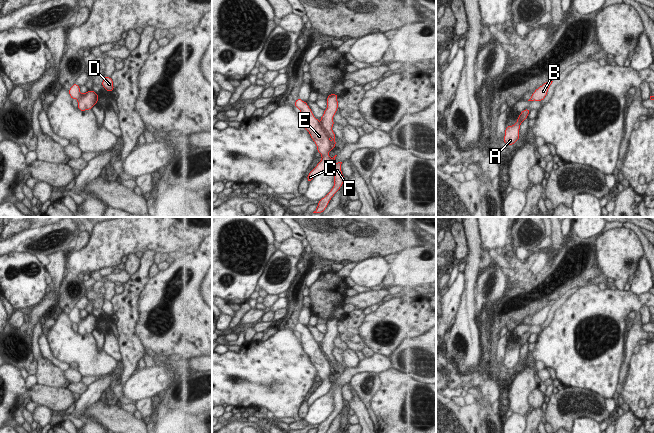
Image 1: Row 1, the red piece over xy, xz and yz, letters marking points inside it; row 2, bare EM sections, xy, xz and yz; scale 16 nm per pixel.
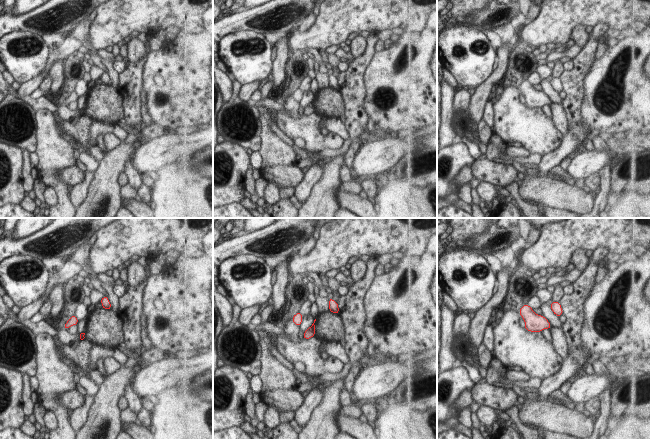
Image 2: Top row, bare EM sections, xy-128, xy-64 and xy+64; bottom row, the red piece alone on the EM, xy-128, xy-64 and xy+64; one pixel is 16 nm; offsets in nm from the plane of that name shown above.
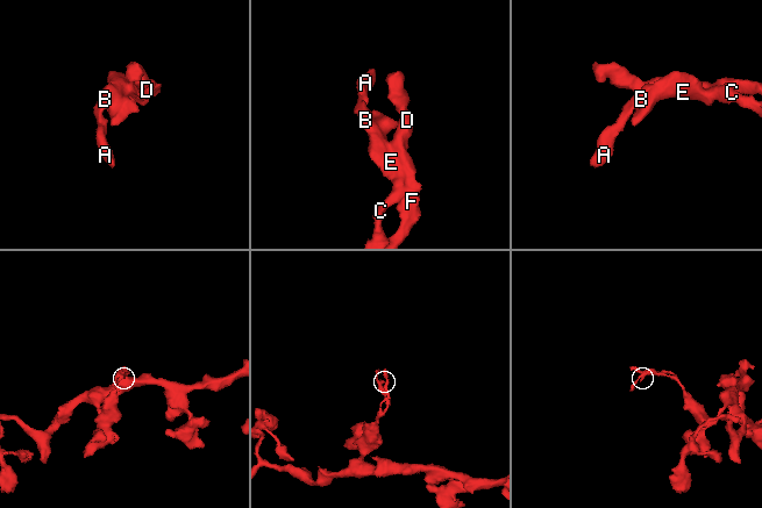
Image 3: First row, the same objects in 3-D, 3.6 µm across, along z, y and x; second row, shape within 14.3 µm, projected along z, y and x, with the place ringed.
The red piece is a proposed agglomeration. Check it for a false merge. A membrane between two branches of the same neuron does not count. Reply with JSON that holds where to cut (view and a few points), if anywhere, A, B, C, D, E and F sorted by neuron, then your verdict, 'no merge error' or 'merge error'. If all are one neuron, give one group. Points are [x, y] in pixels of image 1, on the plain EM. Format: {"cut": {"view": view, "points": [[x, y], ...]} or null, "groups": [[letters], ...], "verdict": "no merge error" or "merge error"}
{"cut": null, "groups": [["A", "B", "C", "D", "E", "F"]], "verdict": "no merge error"}

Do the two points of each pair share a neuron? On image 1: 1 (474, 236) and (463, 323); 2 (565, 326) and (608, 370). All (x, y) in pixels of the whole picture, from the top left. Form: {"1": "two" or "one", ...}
{"1": "one", "2": "one"}

